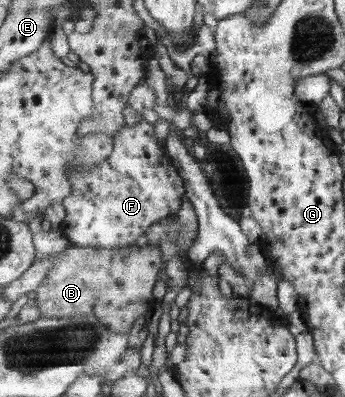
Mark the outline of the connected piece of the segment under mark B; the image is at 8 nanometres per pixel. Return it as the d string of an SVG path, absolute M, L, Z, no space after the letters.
M71 245L60 254L58 263L37 288L33 297L41 318L77 318L94 315L101 324L115 333L128 333L132 324L148 310L154 308L156 278L162 270L162 250L158 246L143 248L131 245L106 249Z

